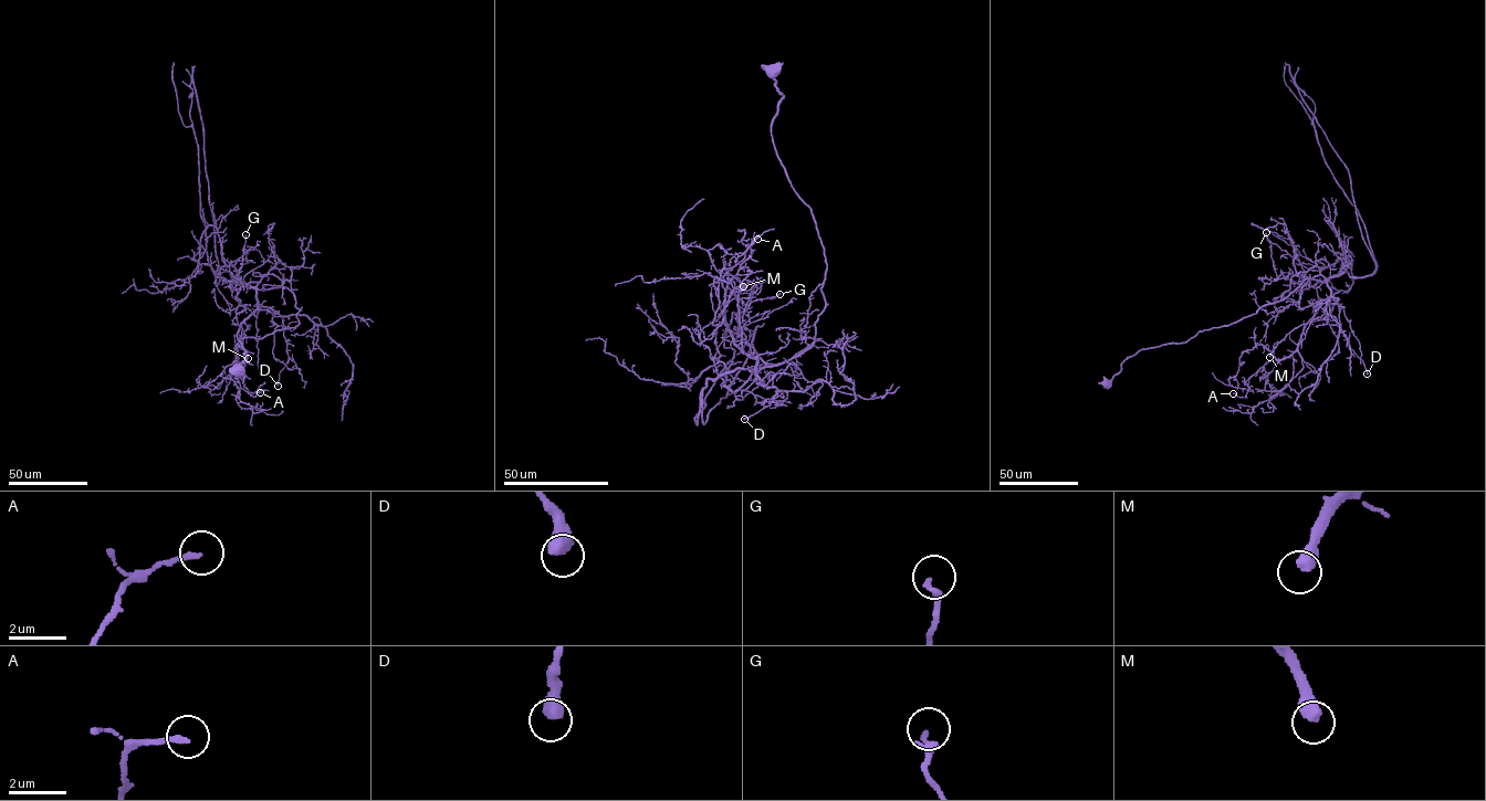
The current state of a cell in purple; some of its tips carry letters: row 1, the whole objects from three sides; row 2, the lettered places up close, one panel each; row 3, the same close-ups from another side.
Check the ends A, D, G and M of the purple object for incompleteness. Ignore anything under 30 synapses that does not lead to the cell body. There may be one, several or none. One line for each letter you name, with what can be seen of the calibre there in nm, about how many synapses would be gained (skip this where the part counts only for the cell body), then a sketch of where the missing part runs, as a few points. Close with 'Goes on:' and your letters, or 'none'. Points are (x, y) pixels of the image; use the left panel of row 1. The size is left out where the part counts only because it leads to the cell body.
M: 480 nm thick; about 60 synapses; missing branch runs (248, 358), (267, 386), (284, 394)
Goes on: M

